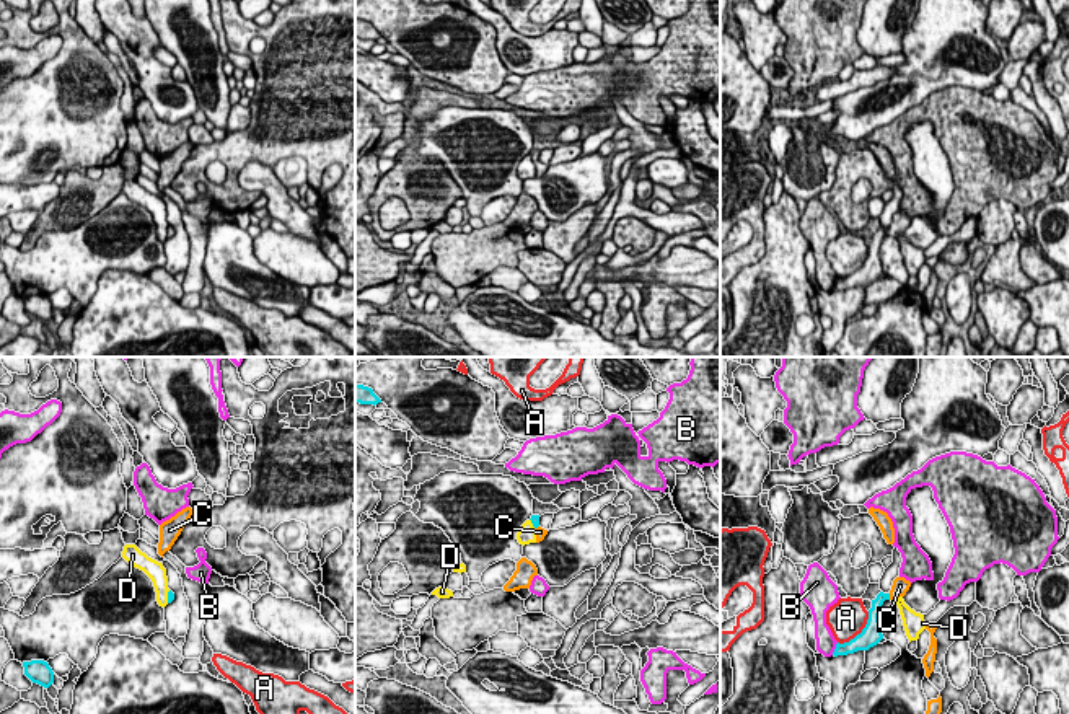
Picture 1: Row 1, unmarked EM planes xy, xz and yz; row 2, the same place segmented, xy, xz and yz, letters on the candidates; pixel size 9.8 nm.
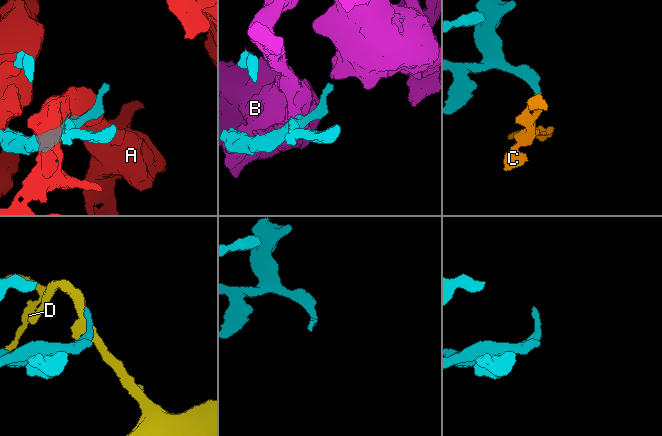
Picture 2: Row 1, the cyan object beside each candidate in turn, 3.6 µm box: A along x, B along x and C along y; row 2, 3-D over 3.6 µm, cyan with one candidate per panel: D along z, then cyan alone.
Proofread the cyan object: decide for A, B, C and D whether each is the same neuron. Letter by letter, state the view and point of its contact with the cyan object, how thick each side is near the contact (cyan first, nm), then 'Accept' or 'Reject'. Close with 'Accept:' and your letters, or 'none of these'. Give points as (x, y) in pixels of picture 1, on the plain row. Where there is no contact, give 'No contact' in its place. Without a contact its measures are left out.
A: Touches cyan at yz (861, 268). Thickness 200 nm (cyan) against 380 nm. Reject
B: Touches cyan at yz (835, 284). Thickness 160 nm (cyan) against 190 nm. Reject
C: Touches cyan at yz (888, 232). Thickness 120 nm (cyan) against 160 nm. Accept
D: Touches cyan at xy (168, 232). Thickness 60 nm (cyan) against 160 nm. Reject
Accept: C

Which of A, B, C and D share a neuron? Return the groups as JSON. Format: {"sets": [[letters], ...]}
{"sets": [["A"], ["B"], ["C"], ["D"]]}

